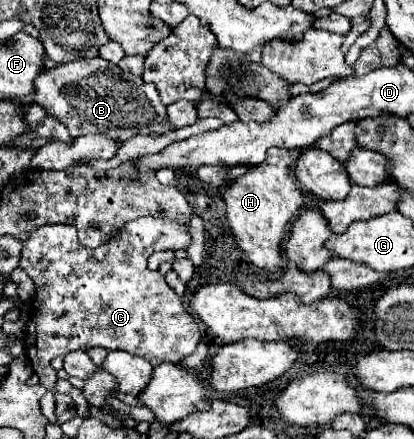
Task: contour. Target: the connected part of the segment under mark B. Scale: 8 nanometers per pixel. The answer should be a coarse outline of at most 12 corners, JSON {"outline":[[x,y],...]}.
{"outline":[[103,58],[43,70],[33,100],[73,138],[163,136],[153,84]]}

